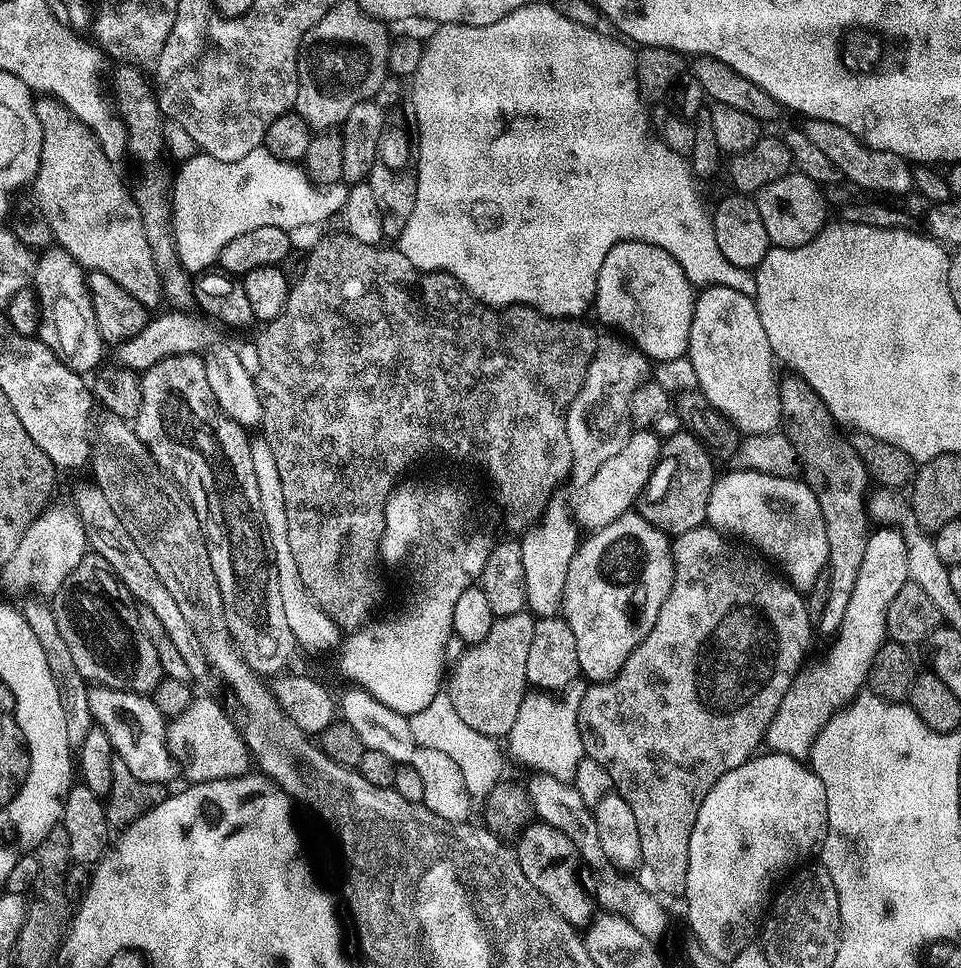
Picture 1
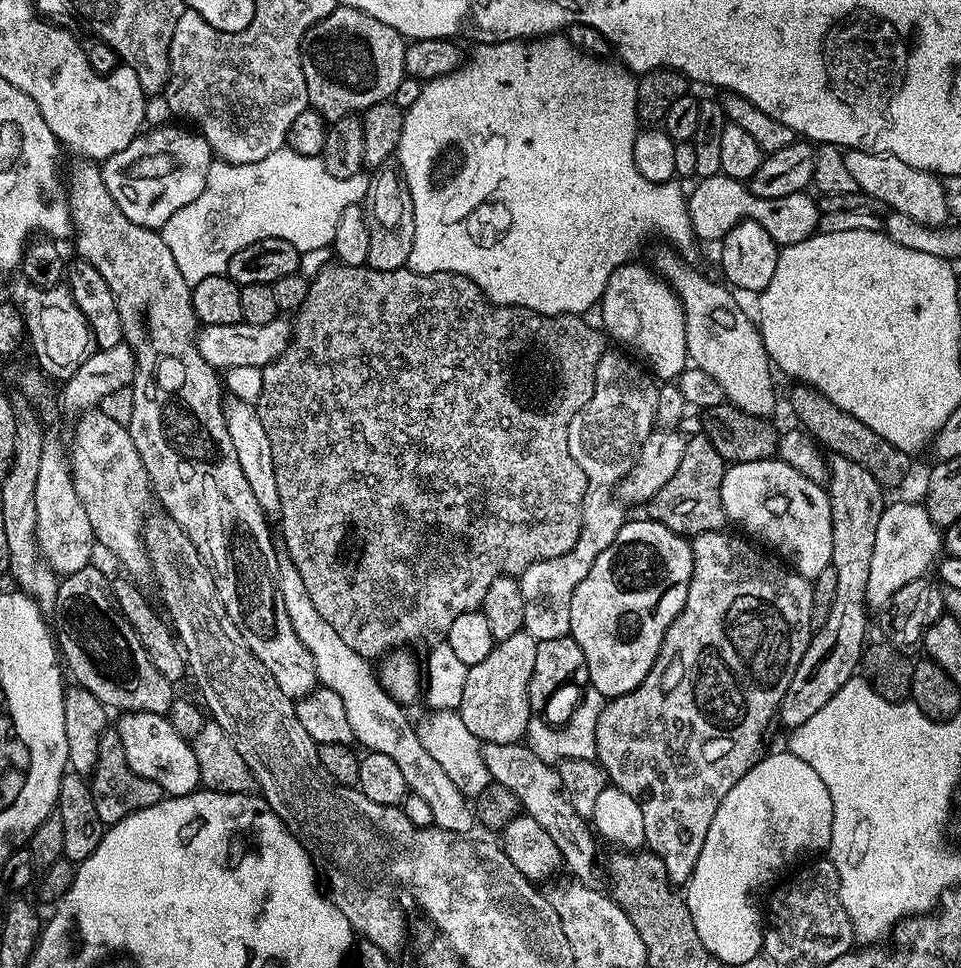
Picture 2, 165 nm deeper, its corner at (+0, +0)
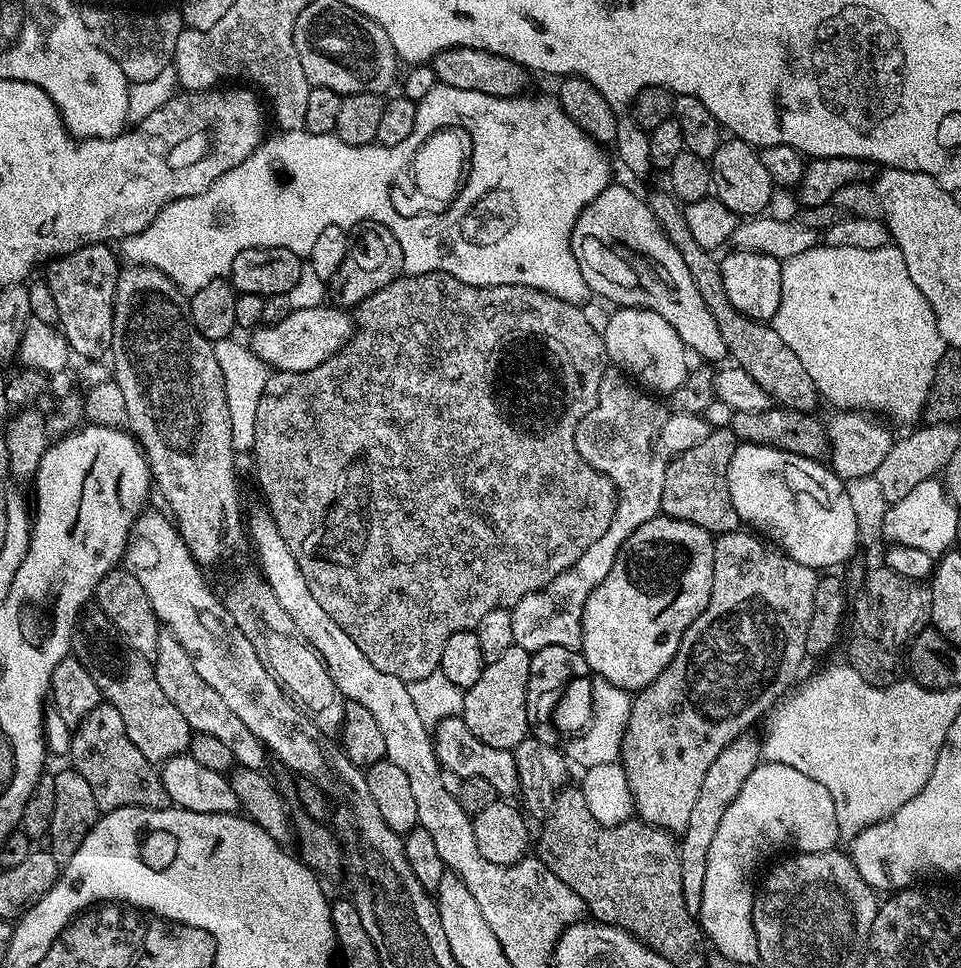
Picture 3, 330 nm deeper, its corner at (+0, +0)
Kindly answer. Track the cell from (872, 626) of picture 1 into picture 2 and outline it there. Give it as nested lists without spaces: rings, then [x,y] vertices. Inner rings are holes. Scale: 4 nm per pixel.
[[[900,500],[897,504],[889,503],[884,509],[882,518],[878,518],[878,534],[874,534],[874,555],[870,558],[870,579],[866,586],[866,598],[869,609],[887,609],[888,603],[906,586],[906,582],[914,582],[925,575],[928,567],[937,563],[942,552],[942,532],[930,518],[927,507],[923,503],[911,504],[908,500]]]

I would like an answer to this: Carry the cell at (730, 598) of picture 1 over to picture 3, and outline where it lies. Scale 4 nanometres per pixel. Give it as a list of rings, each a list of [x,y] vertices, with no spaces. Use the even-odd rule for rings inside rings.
[[[748,530],[722,532],[715,537],[715,541],[716,545],[713,552],[714,578],[710,586],[710,602],[706,602],[702,614],[698,614],[698,618],[694,618],[694,622],[690,622],[686,634],[682,634],[682,642],[678,642],[678,650],[666,666],[666,670],[662,670],[662,674],[658,674],[658,678],[654,678],[654,682],[650,682],[632,696],[630,718],[624,731],[624,741],[620,744],[620,760],[626,770],[626,778],[630,782],[635,815],[646,823],[664,828],[673,834],[682,834],[686,830],[686,824],[690,822],[690,814],[694,811],[694,802],[698,802],[698,790],[702,790],[702,782],[706,779],[706,770],[710,770],[714,758],[718,758],[718,754],[722,754],[722,750],[730,742],[734,742],[740,736],[745,735],[751,729],[748,727],[763,712],[765,714],[771,713],[777,707],[781,697],[797,683],[796,675],[799,674],[800,667],[803,666],[804,660],[806,661],[808,656],[806,630],[810,630],[810,614],[814,614],[817,569],[802,566],[802,562],[794,562],[794,558],[790,558],[782,550],[769,546],[759,535]]]

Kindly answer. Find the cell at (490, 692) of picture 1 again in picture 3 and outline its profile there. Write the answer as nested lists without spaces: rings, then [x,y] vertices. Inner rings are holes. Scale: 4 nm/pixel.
[[[513,646],[496,660],[487,661],[478,682],[464,692],[464,725],[486,746],[513,750],[530,736],[526,718],[526,682],[530,678],[531,652]]]

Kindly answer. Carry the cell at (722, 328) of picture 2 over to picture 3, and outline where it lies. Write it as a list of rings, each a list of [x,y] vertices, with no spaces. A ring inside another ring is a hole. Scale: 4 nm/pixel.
[[[609,183],[608,188],[598,194],[592,204],[586,205],[572,231],[572,253],[582,270],[582,278],[586,278],[586,286],[591,295],[609,300],[612,306],[654,310],[654,314],[662,314],[662,318],[666,318],[666,322],[670,322],[670,326],[678,330],[678,338],[682,338],[689,353],[697,352],[704,362],[725,359],[728,347],[722,338],[722,330],[718,330],[718,322],[714,322],[710,306],[702,302],[694,274],[690,274],[689,267],[682,260],[682,254],[678,254],[678,246],[670,242],[668,233],[664,231],[658,218],[654,218],[647,199],[643,195],[635,196],[630,189],[616,183]]]

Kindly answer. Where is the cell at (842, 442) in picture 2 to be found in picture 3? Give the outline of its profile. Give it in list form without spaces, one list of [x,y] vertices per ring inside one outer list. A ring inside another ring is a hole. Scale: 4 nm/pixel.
[[[664,190],[654,193],[653,196],[649,195],[647,202],[654,218],[658,218],[658,222],[668,233],[670,242],[678,246],[678,254],[682,254],[682,260],[689,267],[690,274],[694,274],[698,294],[702,294],[702,302],[710,306],[714,322],[718,322],[718,330],[722,330],[722,338],[728,347],[728,356],[736,359],[733,360],[735,367],[746,370],[746,374],[750,374],[750,378],[754,378],[754,382],[758,382],[758,386],[762,386],[762,390],[766,390],[768,397],[779,407],[815,413],[816,403],[821,403],[822,397],[814,386],[814,378],[806,374],[806,366],[802,366],[798,354],[794,354],[794,350],[790,350],[790,346],[782,342],[778,330],[772,327],[771,323],[752,320],[746,314],[734,310],[734,306],[730,306],[730,298],[726,298],[726,290],[722,286],[720,260],[711,251],[703,249],[694,242],[684,217],[684,209],[676,197],[671,191]]]

